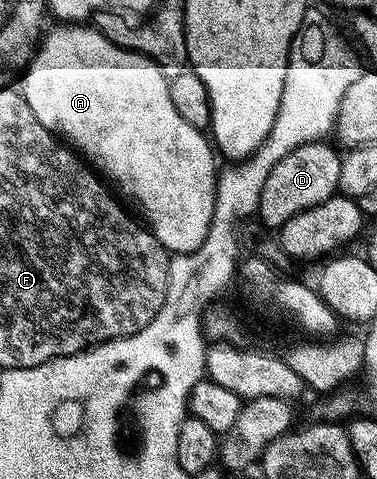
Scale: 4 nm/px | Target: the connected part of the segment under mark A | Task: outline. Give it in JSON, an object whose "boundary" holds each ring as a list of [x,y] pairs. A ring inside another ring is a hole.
{"boundary":[[[58,25],[58,28],[50,36],[48,35],[41,40],[40,46],[35,50],[20,79],[21,93],[28,101],[28,109],[32,109],[32,113],[36,113],[36,121],[40,121],[40,125],[44,125],[44,129],[53,131],[55,136],[65,140],[79,156],[88,160],[89,166],[99,176],[105,177],[111,184],[114,182],[140,210],[146,211],[145,226],[150,228],[150,232],[158,238],[160,245],[164,245],[167,251],[174,255],[183,255],[189,251],[200,249],[200,245],[204,245],[212,225],[220,166],[218,167],[217,161],[214,160],[216,151],[211,140],[203,132],[188,125],[188,121],[184,121],[184,117],[180,117],[176,105],[172,105],[170,79],[158,68],[153,59],[148,58],[147,55],[139,55],[137,51],[128,51],[125,47],[118,47],[108,37],[100,34],[97,27],[93,25]]]}

